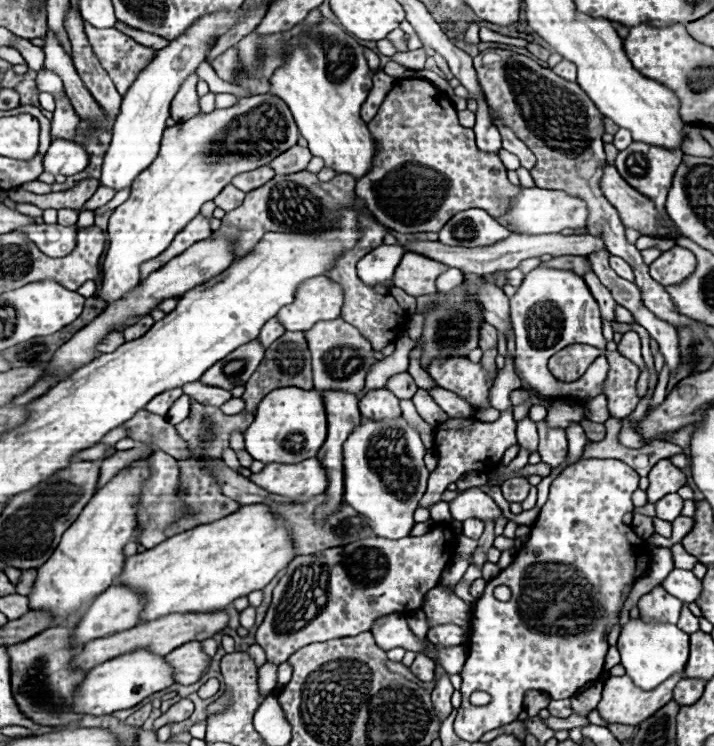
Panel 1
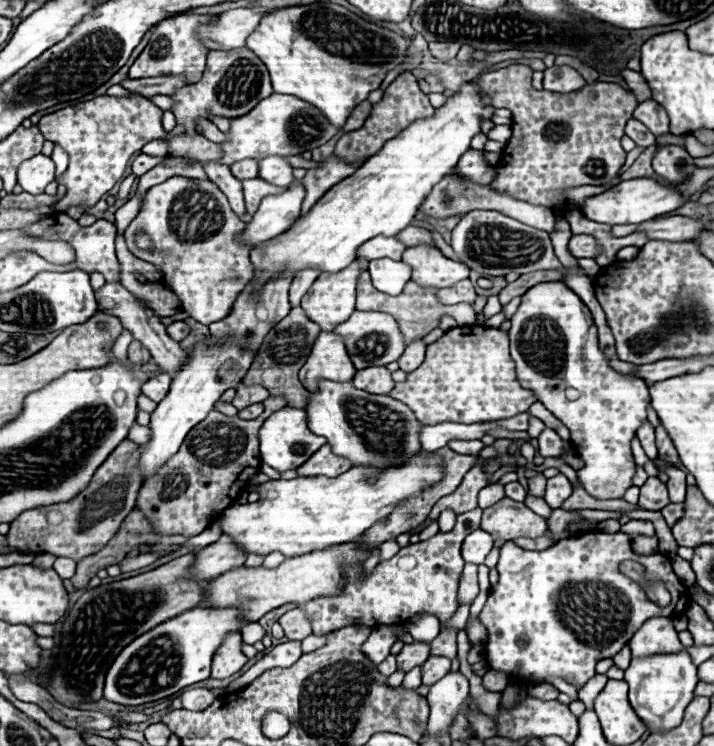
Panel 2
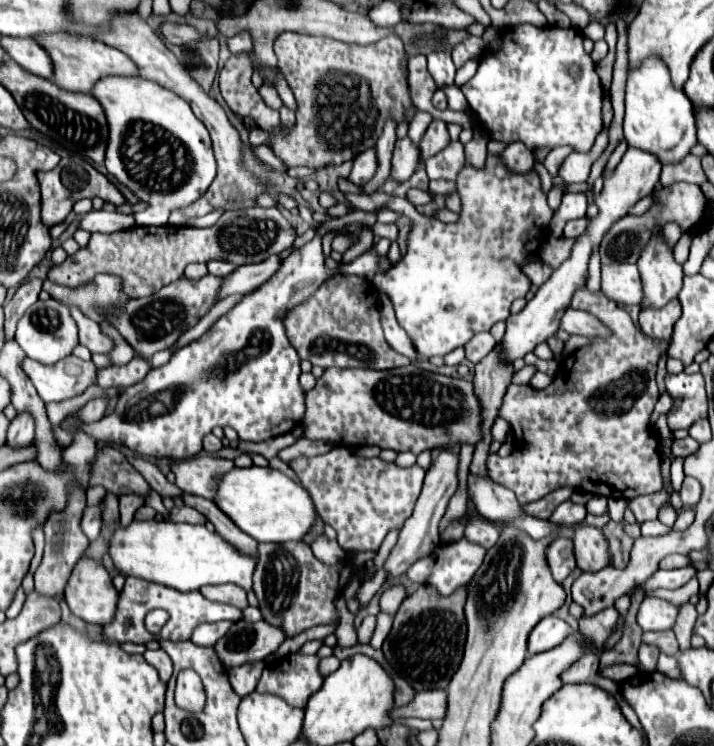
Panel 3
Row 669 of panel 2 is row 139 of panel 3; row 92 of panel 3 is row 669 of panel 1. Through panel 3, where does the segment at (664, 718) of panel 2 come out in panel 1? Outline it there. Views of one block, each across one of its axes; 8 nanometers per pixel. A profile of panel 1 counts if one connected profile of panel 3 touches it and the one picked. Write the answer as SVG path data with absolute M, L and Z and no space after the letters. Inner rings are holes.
M630 620L620 638L618 638L618 650L622 656L622 666L626 668L626 674L632 678L632 682L642 690L652 690L664 680L668 680L674 674L682 674L688 662L690 646L688 646L688 634L682 632L674 624L646 624L642 620Z

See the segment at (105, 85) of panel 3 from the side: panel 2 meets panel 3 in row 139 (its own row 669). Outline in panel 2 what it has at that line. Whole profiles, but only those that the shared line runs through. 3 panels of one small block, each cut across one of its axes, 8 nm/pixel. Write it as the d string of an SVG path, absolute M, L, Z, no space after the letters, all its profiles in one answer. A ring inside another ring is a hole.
M190 608L180 616L152 628L128 644L114 660L106 674L104 698L122 706L140 706L166 698L184 686L210 678L210 664L216 648L226 634L238 632L244 624L234 608Z

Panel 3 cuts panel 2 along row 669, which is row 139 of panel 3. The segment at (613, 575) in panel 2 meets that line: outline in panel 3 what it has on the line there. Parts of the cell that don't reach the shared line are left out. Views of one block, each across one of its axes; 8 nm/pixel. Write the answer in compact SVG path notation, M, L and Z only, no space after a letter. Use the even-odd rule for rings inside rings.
M516 24L506 34L502 32L502 44L498 50L486 50L480 58L478 72L472 80L462 86L462 92L468 100L472 114L478 118L480 126L486 134L510 146L520 140L528 146L528 150L542 148L558 148L570 146L574 152L590 152L598 132L602 130L602 98L604 90L600 78L596 74L594 60L584 52L582 32L576 28L558 28L558 26L542 26L536 28L532 24ZM578 62L582 66L580 78L570 78L568 66Z

